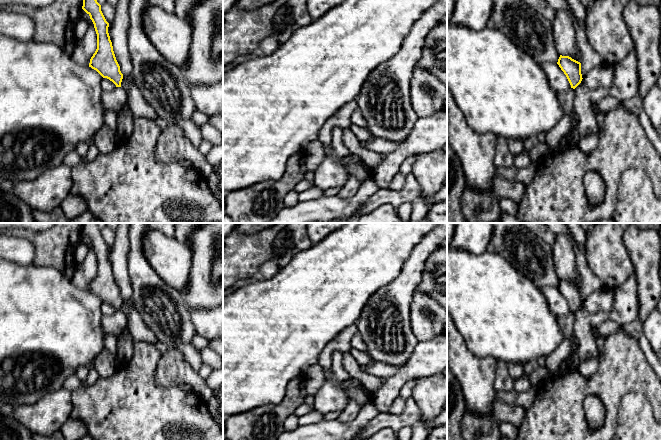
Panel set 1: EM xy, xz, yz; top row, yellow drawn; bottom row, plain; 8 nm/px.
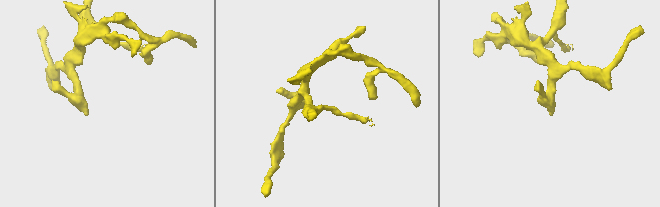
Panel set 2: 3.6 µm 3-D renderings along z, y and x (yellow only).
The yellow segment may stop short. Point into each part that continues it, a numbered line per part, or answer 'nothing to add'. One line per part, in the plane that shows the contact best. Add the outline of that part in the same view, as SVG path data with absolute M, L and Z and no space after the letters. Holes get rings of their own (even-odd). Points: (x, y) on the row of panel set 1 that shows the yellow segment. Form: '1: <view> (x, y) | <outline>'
1: xy (115, 100) | M116 87L111 92L102 92L102 103L104 108L115 111L117 114L127 104L127 94L122 87Z

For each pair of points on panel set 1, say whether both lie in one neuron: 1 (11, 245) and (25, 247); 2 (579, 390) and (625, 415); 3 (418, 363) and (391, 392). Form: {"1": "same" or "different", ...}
{"1": "same", "2": "different", "3": "same"}

